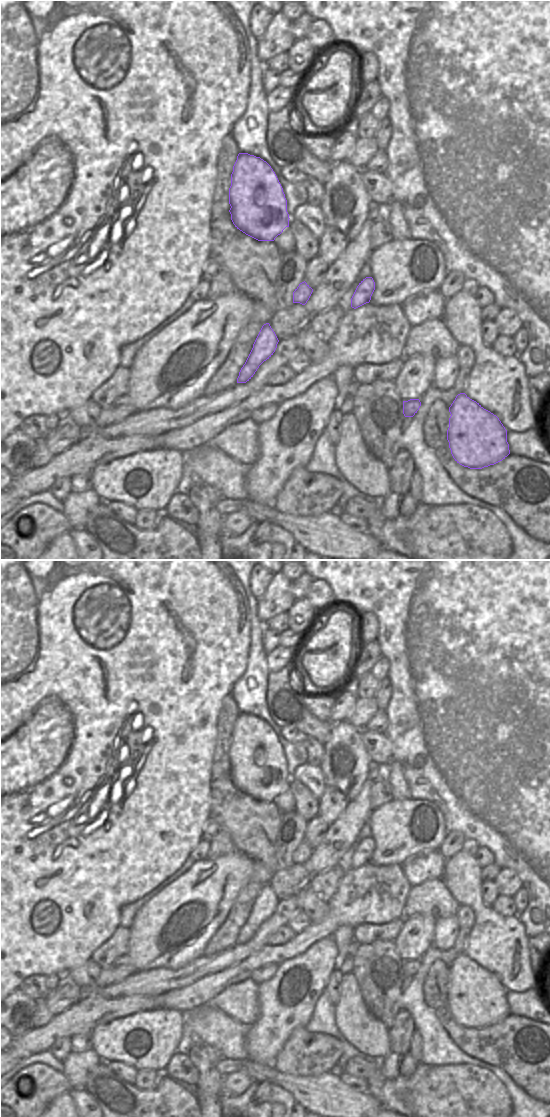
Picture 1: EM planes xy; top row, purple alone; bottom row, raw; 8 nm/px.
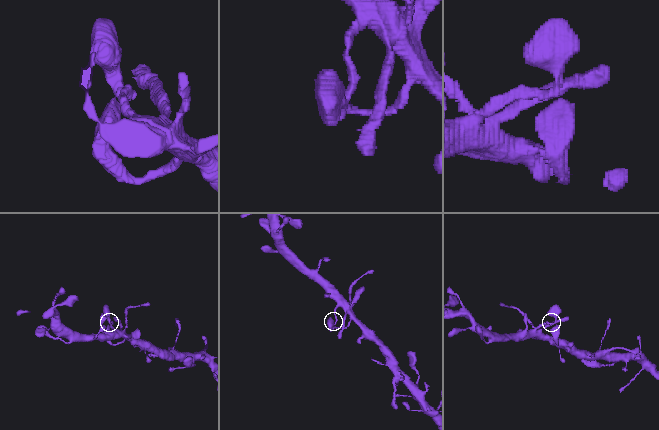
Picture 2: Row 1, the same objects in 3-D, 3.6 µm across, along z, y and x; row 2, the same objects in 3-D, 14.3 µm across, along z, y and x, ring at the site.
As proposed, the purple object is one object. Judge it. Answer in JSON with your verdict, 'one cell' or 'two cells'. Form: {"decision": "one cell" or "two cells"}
{"decision": "one cell"}

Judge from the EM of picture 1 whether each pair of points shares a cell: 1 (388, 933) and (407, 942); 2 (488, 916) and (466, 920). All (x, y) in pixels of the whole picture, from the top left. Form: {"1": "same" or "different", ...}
{"1": "different", "2": "different"}

